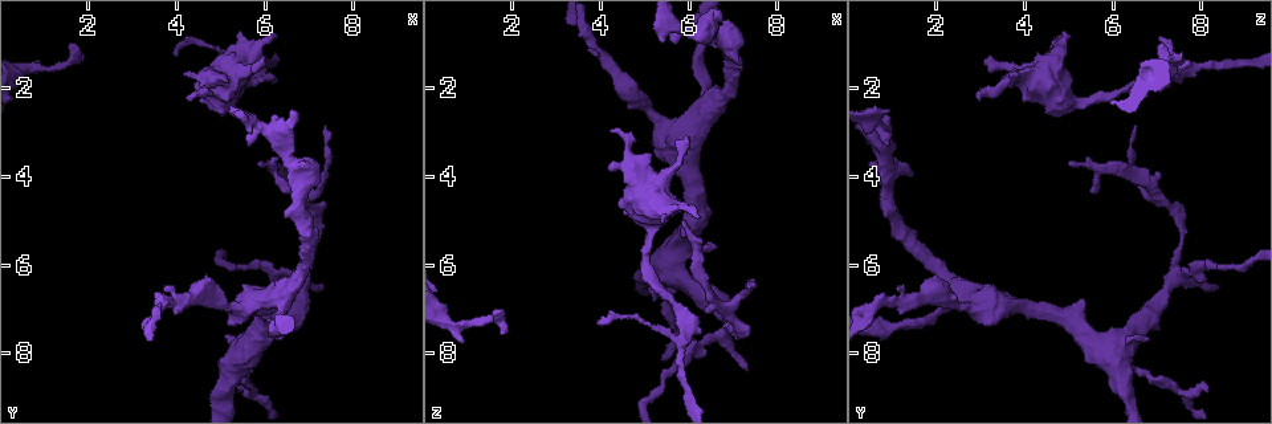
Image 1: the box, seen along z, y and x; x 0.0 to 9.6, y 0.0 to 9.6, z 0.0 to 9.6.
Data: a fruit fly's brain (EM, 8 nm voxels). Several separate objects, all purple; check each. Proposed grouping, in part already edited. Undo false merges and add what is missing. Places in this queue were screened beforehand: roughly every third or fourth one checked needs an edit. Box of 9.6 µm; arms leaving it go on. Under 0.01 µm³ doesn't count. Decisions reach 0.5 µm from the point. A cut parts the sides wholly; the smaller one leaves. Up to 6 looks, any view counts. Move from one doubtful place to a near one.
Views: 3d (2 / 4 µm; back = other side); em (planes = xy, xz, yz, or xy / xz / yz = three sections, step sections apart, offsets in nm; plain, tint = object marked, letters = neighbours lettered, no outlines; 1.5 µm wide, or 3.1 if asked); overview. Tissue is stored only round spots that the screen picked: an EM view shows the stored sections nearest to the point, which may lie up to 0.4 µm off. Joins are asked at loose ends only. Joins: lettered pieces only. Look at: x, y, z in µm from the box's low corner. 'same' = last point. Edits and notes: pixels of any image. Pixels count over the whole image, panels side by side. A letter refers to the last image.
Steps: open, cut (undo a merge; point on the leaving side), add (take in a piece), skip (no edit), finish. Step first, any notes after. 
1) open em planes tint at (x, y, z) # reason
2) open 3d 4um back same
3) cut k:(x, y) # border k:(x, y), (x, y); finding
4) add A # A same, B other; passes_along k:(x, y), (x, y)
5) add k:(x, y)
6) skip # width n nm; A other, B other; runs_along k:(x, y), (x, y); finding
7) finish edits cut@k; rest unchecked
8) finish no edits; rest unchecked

open 3d 2um at (7.20, 3.95, 1.50) # branch stops here

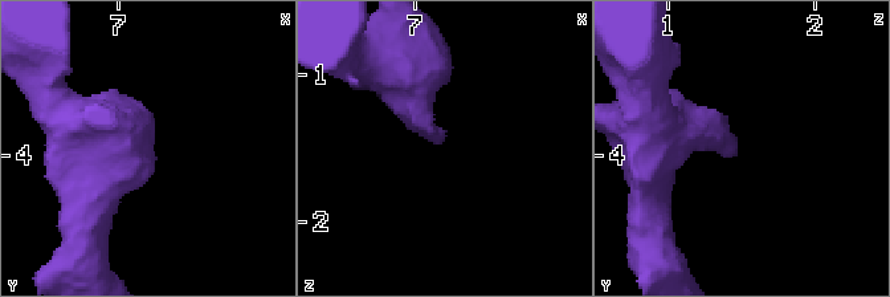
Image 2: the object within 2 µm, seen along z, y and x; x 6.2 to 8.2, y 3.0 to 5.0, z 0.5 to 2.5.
open em xz step 8 tint at (7.16, 3.96, 1.48) # now the EM

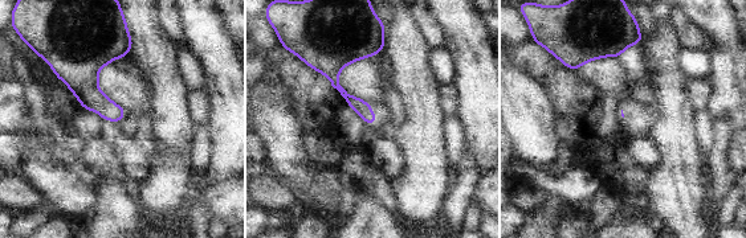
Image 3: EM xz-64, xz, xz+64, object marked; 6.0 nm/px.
open em planes letters same # cut it another way

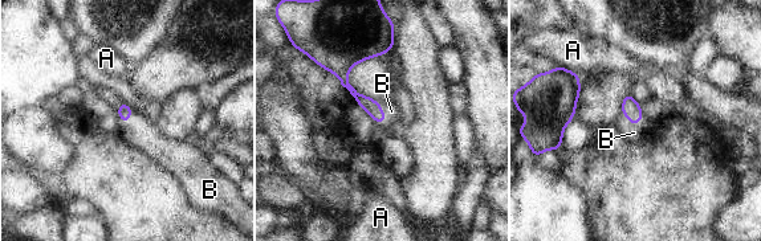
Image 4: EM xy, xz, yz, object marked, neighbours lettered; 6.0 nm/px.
add 4:(634, 133) # A other, B same; passes_along 4:(633, 110), (631, 123), (634, 133); the neuron continues

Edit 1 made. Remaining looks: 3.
open 3d 4um at (5.85, 1.60, 7.70) # side arm on a straight run

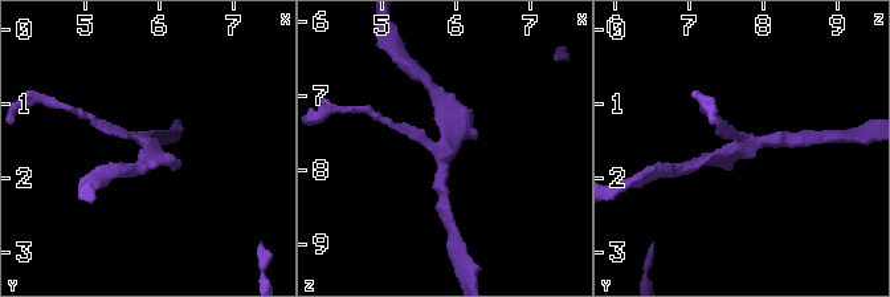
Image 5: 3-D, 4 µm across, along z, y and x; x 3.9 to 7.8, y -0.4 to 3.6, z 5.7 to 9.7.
open em xy step 8 letters at (5.85, 1.55, 7.65) # arms 3; shape alone is not enough

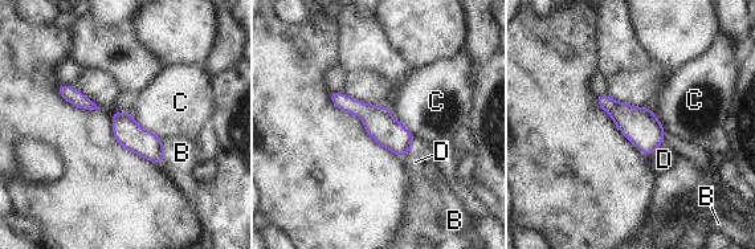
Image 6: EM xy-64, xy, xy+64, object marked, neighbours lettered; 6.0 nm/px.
skip # width 160 nm; B other, C other, D other; border 6:(129, 113), (141, 126), (163, 141); continuous, no second neuron

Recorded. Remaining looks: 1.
open em yz step 8 letters at (6.30, 0.75, 4.90) # branch stops here

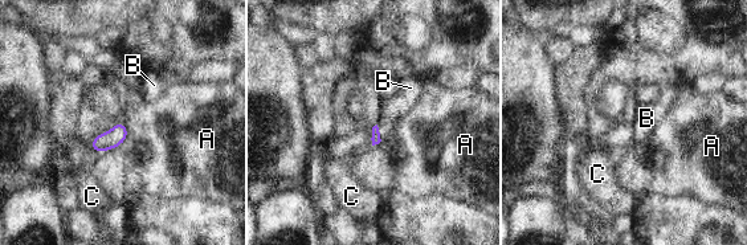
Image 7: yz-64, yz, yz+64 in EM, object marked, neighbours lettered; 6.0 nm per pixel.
add 7:(394, 109) # A other, B same, C other; passes_along 7:(375, 138), (379, 133), (394, 109); the neuron continues

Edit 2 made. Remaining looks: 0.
finish edits add@4, add@7; rest unchecked

